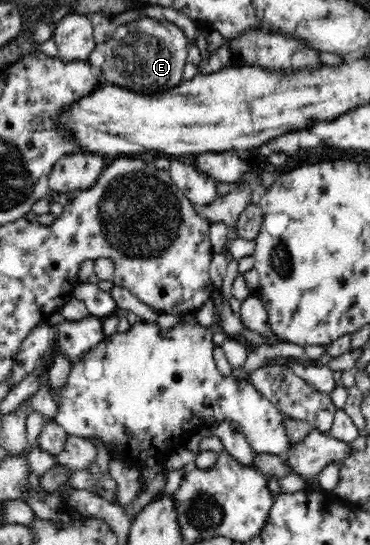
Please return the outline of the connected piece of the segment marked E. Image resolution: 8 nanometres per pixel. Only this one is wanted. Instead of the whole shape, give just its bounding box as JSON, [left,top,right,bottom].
[104,17,186,95]

